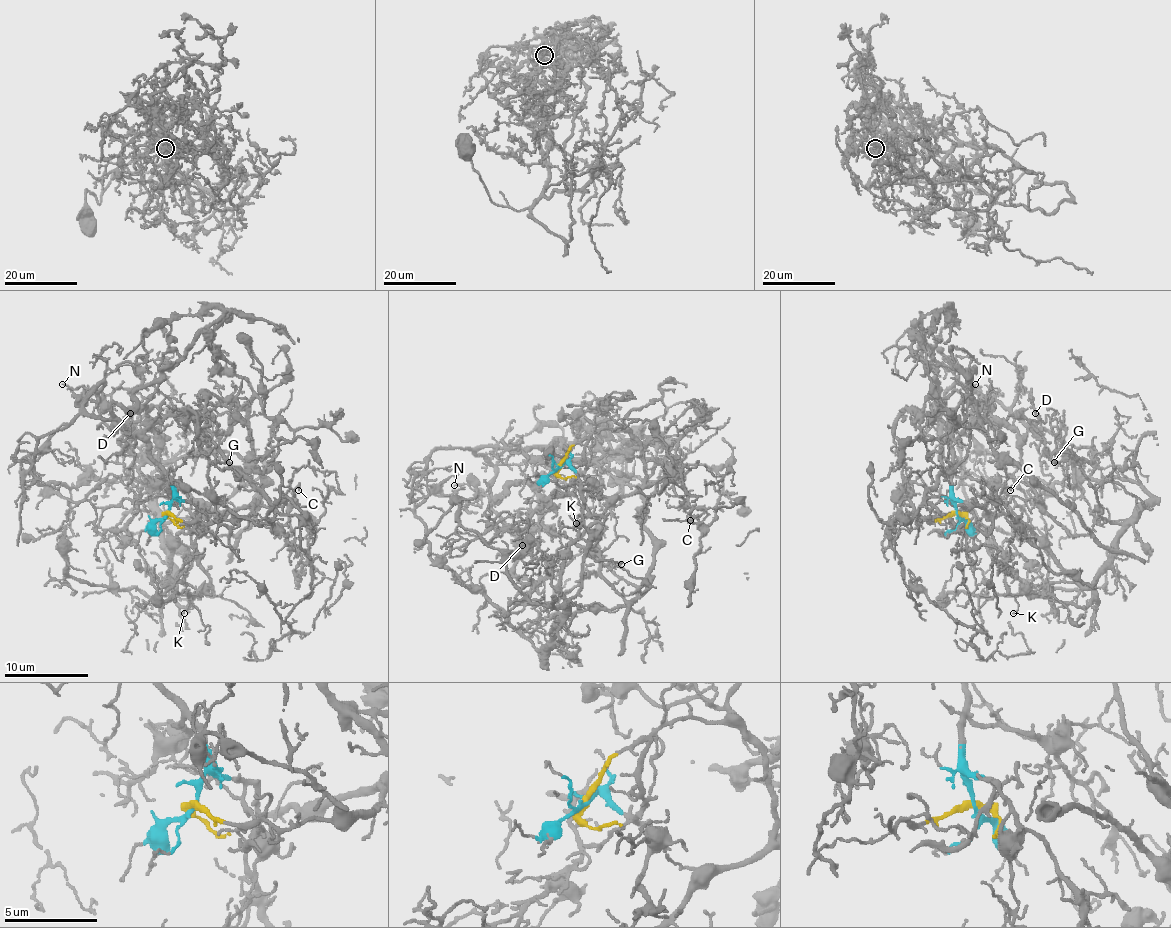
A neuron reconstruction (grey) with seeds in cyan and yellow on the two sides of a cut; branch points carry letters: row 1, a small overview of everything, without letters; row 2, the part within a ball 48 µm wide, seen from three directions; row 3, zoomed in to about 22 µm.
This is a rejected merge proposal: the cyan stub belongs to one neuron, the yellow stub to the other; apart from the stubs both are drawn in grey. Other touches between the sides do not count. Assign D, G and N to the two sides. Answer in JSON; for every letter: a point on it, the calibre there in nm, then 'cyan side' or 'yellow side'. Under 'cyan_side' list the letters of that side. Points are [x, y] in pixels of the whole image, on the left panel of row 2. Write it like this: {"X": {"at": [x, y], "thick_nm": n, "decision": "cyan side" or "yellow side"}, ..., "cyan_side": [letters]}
{"D": {"at": [130, 413], "thick_nm": 110, "decision": "cyan side"}, "G": {"at": [229, 462], "thick_nm": 110, "decision": "yellow side"}, "N": {"at": [62, 384], "thick_nm": 130, "decision": "cyan side"}, "cyan_side": ["D", "N"]}

